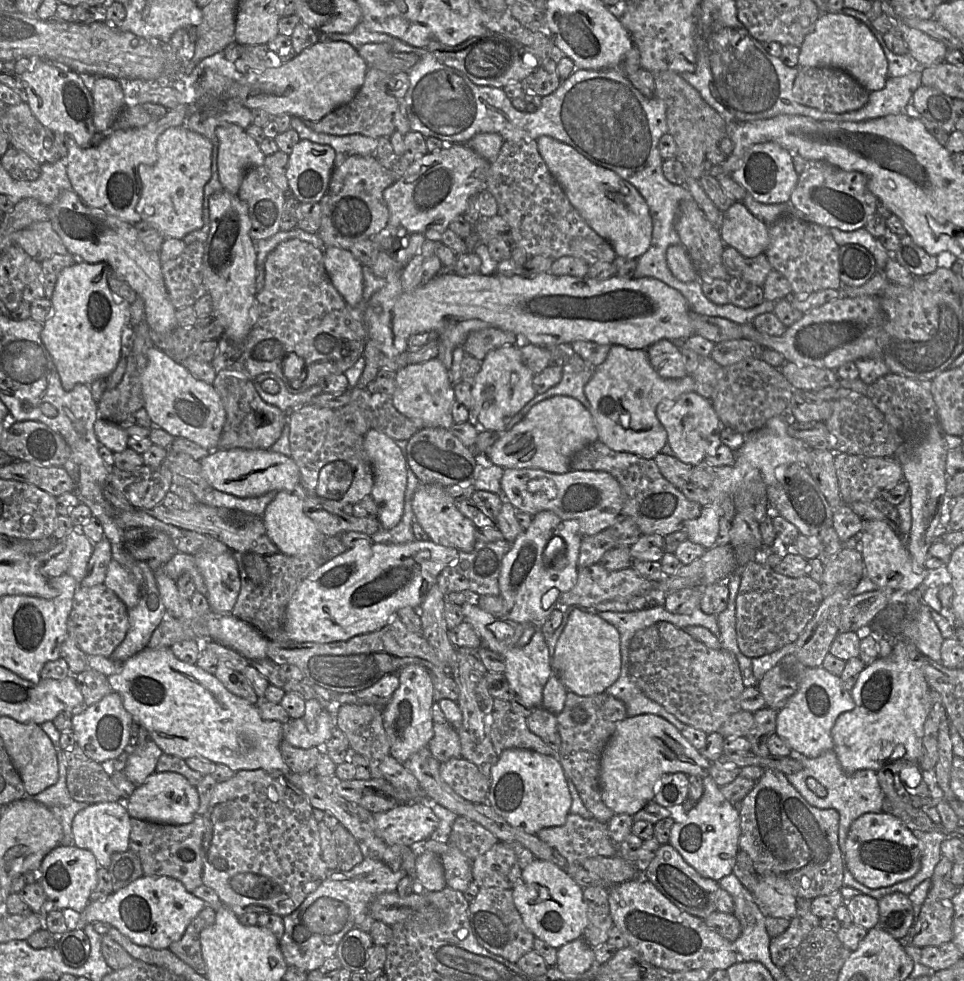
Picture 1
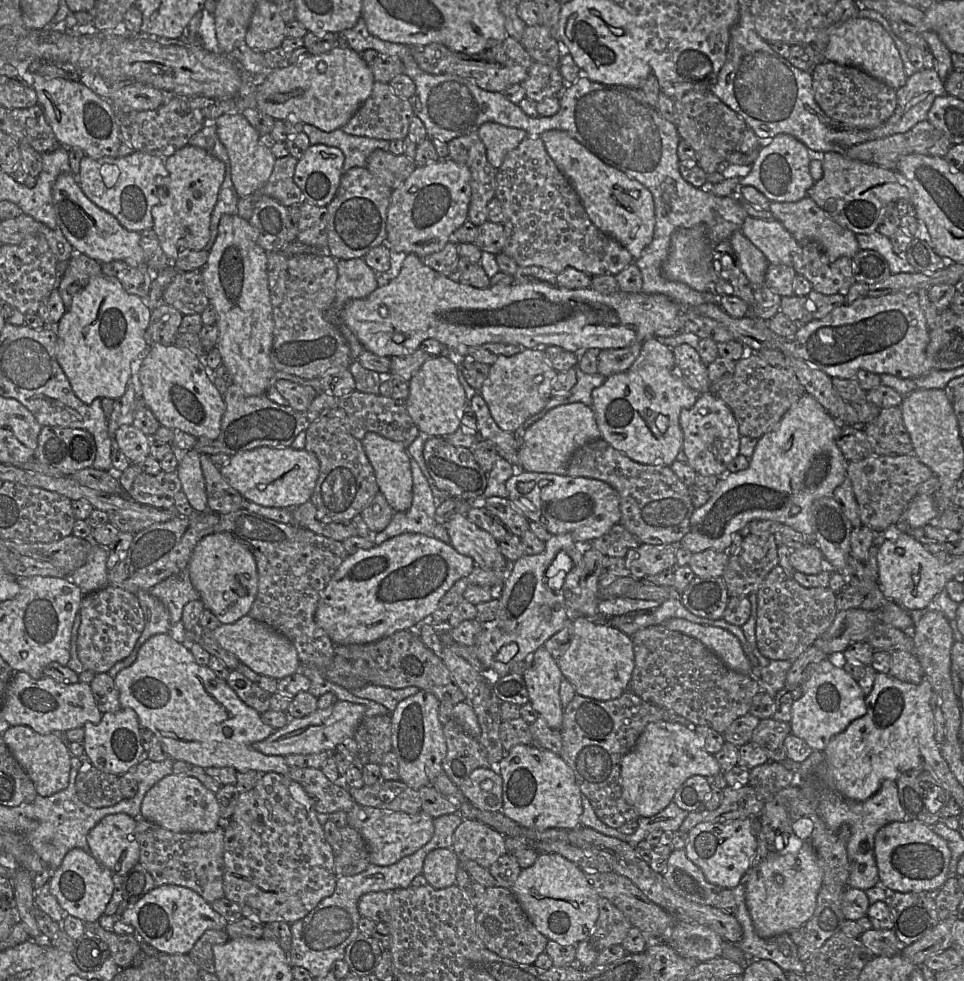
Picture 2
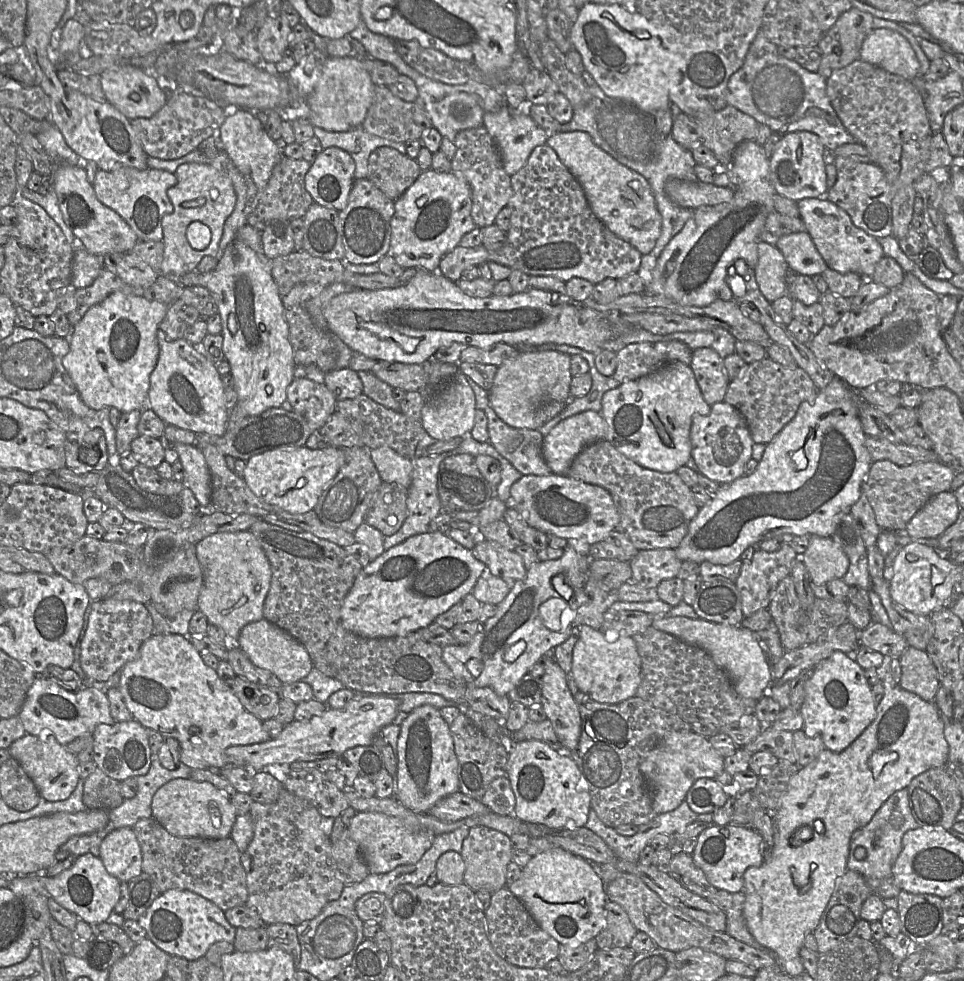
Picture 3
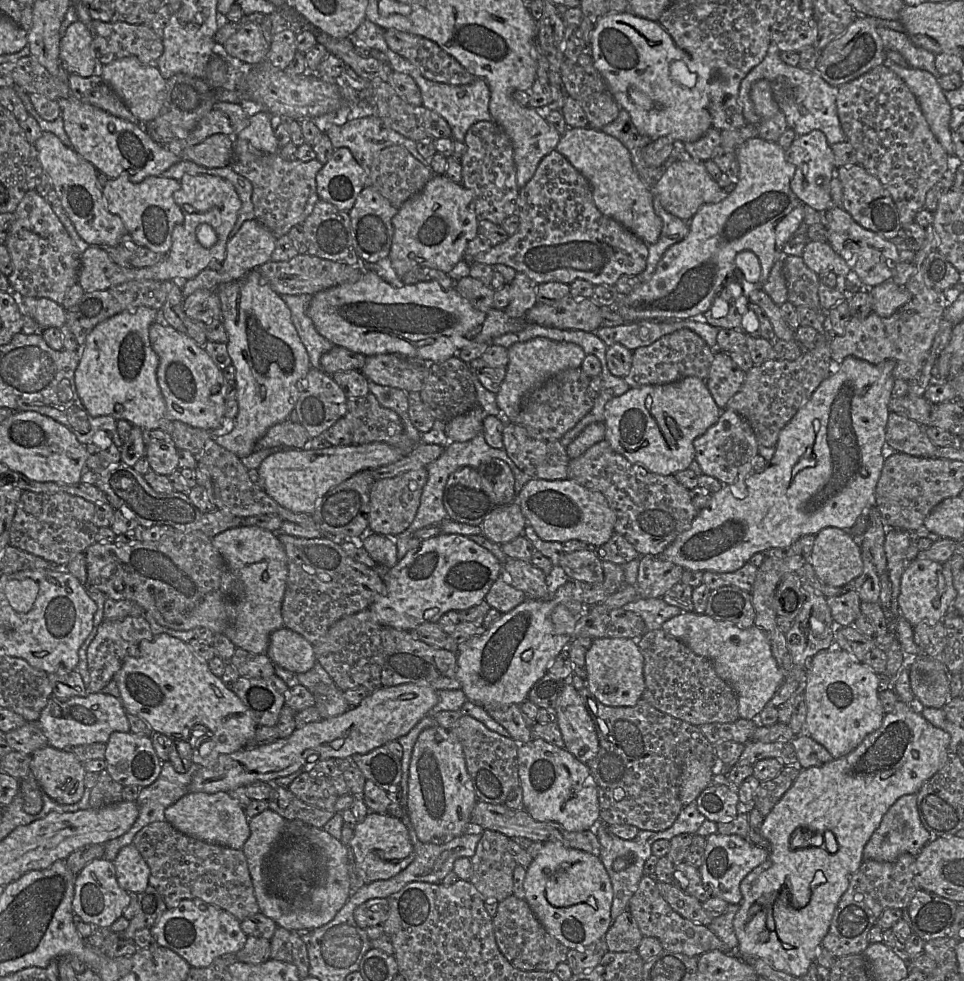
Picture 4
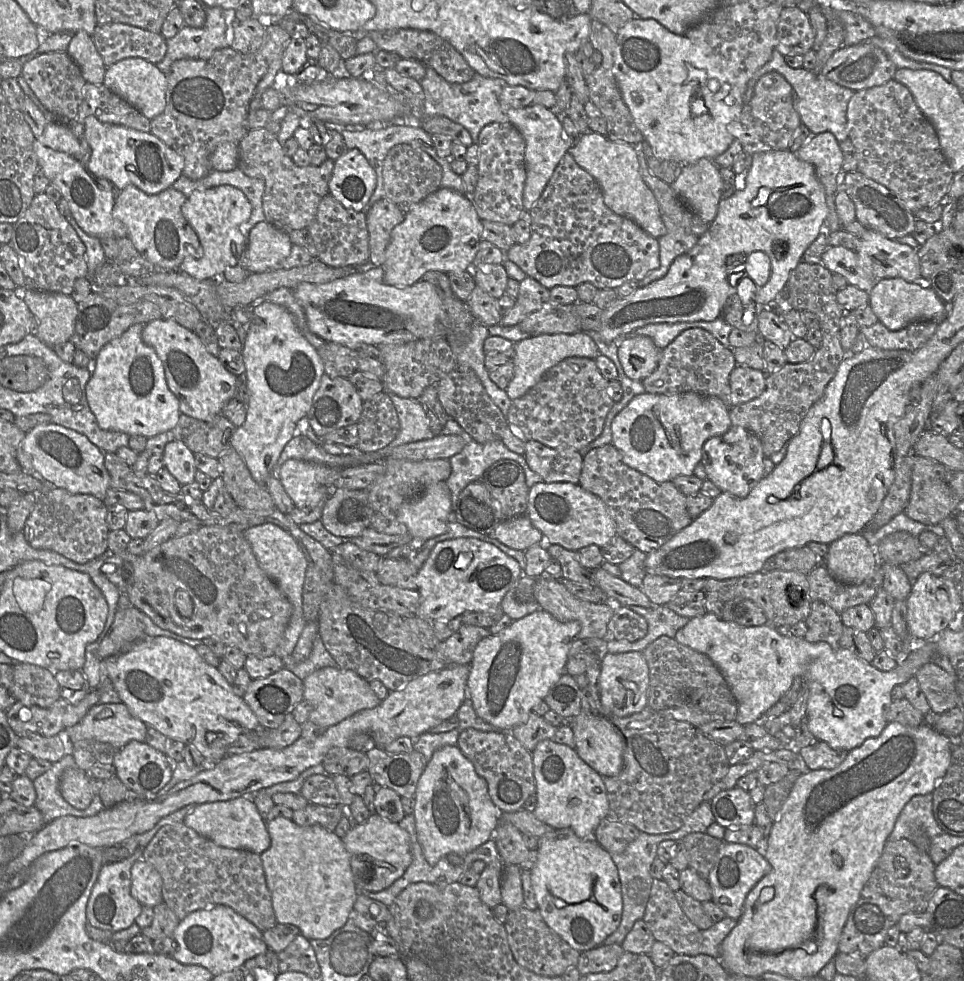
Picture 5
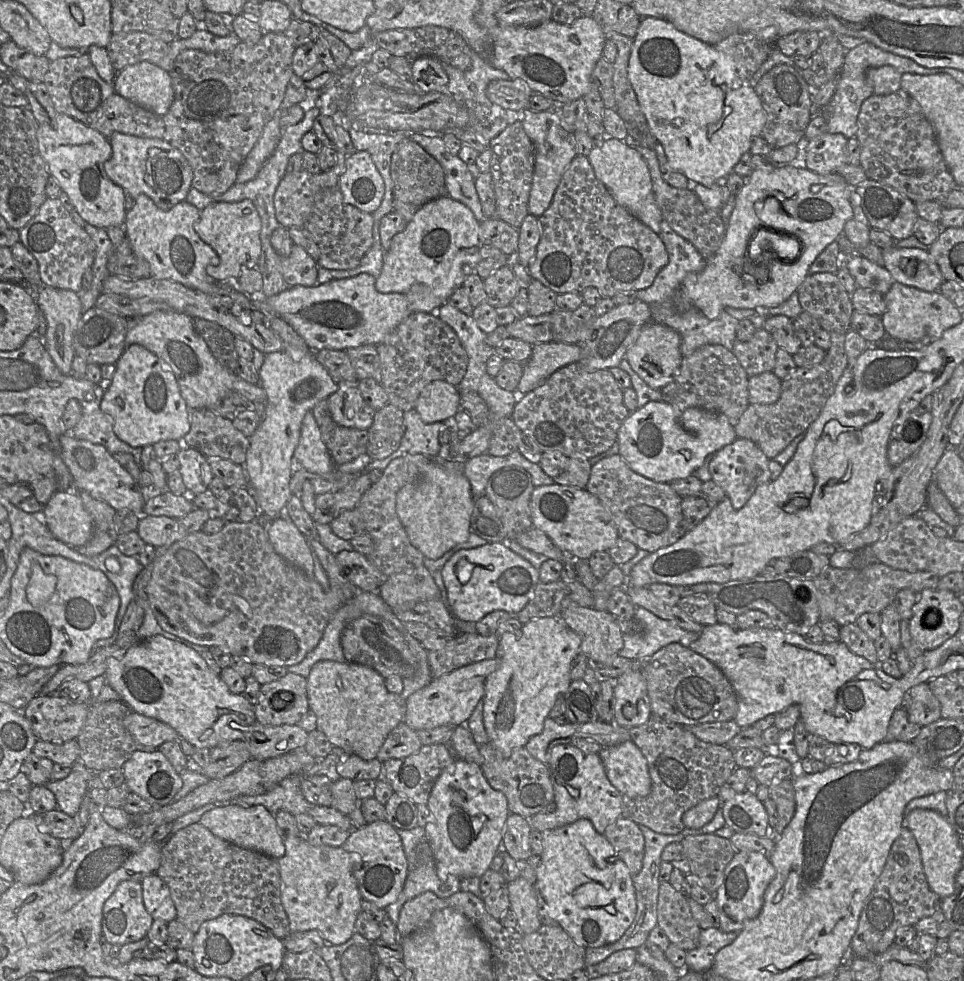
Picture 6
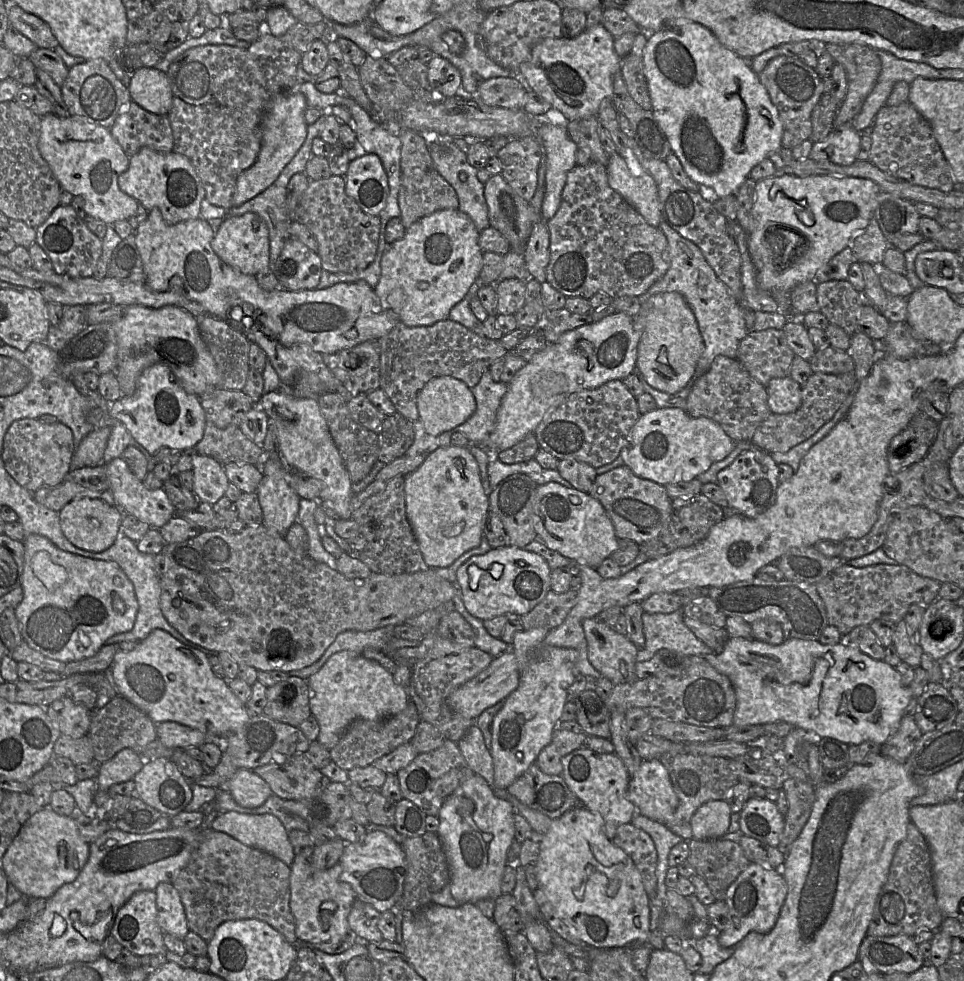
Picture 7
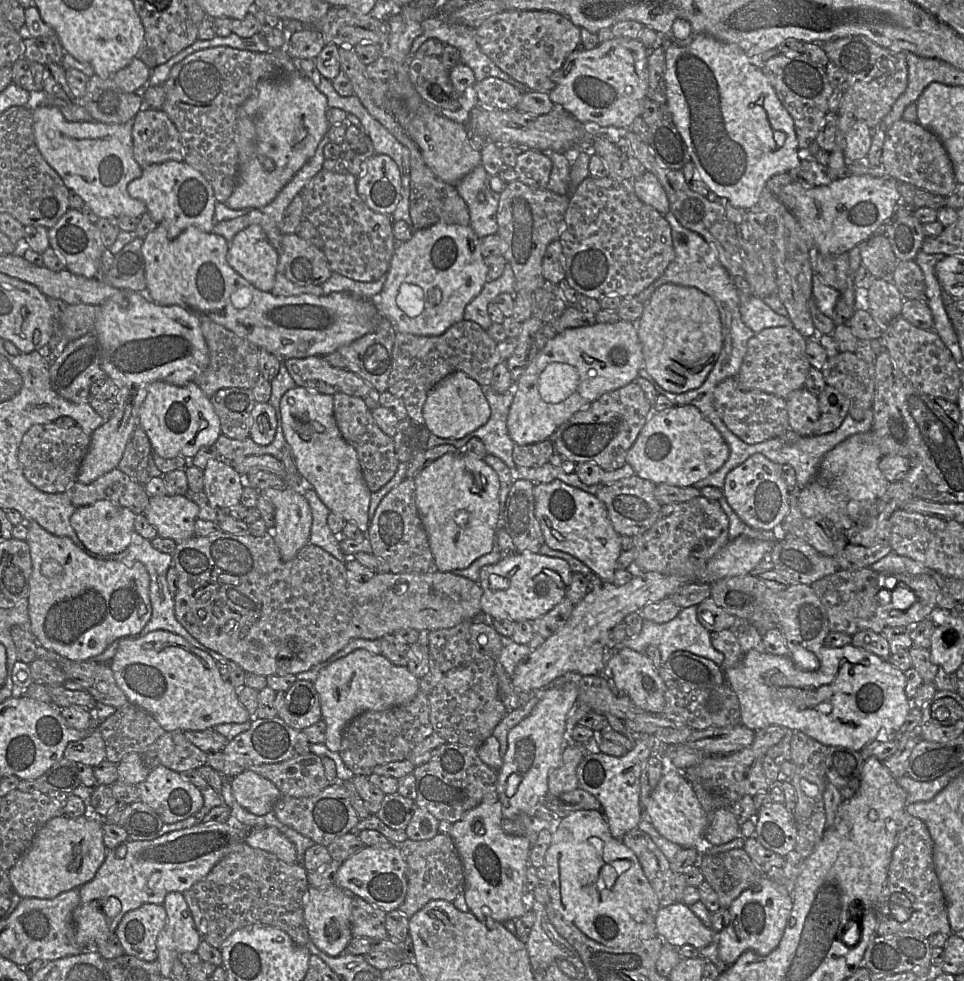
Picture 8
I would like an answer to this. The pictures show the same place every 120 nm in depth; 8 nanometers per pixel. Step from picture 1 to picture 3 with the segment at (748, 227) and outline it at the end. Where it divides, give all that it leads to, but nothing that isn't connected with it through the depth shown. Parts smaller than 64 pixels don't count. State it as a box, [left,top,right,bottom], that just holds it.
[775,232,828,276]

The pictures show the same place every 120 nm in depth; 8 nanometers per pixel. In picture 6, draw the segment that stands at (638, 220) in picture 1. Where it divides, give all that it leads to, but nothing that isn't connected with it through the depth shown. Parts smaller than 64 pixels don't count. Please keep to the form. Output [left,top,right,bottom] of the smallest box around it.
[587,137,663,235]

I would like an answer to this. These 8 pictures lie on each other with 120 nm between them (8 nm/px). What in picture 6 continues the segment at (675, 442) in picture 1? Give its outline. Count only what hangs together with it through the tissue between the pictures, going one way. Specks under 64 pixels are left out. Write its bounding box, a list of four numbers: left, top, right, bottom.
[709,438,770,509]

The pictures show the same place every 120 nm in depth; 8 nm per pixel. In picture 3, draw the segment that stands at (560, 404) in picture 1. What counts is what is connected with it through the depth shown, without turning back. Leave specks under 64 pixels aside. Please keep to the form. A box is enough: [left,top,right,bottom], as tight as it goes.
[543,410,606,474]

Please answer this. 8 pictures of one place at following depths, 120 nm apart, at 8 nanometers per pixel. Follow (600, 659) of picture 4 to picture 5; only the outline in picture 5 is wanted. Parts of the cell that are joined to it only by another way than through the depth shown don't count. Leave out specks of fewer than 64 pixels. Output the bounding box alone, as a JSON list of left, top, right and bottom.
[599,651,649,717]

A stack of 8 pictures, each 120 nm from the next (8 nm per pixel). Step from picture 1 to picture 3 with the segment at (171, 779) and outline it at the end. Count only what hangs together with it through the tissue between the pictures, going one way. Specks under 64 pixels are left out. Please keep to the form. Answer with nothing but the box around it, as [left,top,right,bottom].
[151,778,238,838]

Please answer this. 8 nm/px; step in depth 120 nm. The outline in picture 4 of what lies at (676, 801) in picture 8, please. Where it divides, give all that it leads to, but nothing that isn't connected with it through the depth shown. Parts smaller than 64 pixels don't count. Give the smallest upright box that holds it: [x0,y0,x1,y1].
[556,679,599,764]

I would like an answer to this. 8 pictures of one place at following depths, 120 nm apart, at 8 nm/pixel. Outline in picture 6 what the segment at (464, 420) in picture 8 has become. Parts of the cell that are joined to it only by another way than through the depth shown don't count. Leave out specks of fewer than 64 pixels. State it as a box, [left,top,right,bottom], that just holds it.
[415,380,460,423]

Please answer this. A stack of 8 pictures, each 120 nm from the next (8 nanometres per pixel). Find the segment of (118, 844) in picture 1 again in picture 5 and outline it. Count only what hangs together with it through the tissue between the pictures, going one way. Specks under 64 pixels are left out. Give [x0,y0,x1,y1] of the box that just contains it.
[131,859,163,908]

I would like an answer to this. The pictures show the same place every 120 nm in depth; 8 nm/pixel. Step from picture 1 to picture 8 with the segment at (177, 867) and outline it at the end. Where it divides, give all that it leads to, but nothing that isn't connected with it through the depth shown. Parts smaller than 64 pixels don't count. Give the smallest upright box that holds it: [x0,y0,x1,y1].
[183,842,310,949]

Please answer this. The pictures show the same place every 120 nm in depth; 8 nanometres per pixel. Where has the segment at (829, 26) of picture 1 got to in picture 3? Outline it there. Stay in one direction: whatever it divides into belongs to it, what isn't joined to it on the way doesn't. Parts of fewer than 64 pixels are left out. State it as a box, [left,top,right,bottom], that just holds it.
[859,29,920,81]

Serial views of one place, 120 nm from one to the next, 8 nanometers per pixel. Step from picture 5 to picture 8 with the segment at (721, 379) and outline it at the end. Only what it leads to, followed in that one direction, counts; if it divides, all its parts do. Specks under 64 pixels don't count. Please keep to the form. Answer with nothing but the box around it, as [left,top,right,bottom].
[714,377,790,444]

